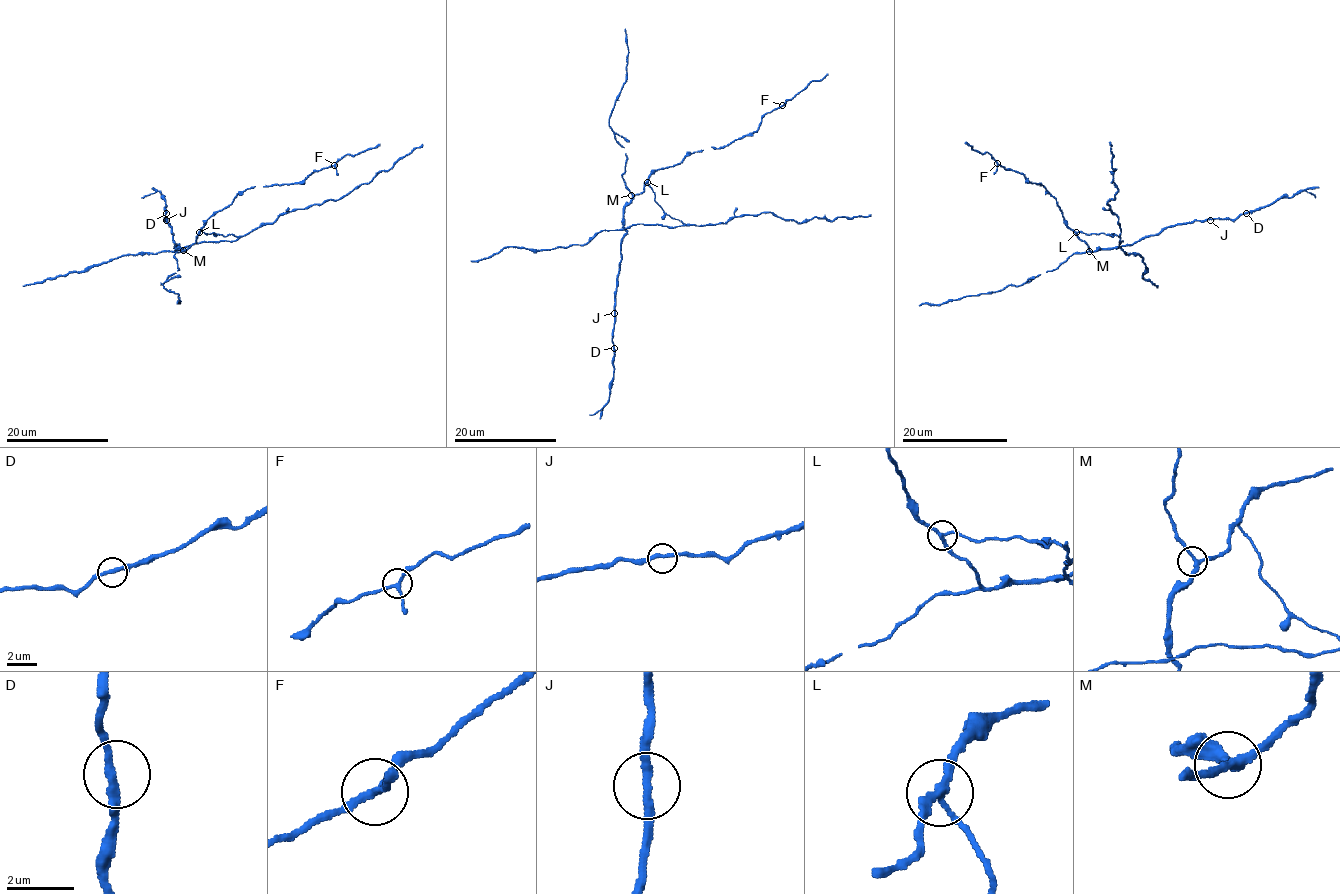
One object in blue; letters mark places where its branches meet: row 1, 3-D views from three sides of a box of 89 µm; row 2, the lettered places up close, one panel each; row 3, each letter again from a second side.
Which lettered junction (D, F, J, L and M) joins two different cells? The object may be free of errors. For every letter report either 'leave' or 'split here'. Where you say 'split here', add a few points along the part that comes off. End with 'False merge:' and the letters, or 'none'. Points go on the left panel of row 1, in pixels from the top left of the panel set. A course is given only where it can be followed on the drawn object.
D: leave
F: leave
J: leave
L: split here; foreign part runs (198, 232), (237, 238), (229, 241), (189, 244), (172, 252), (123, 254), (82, 271), (23, 286)
M: leave
False merge: L

